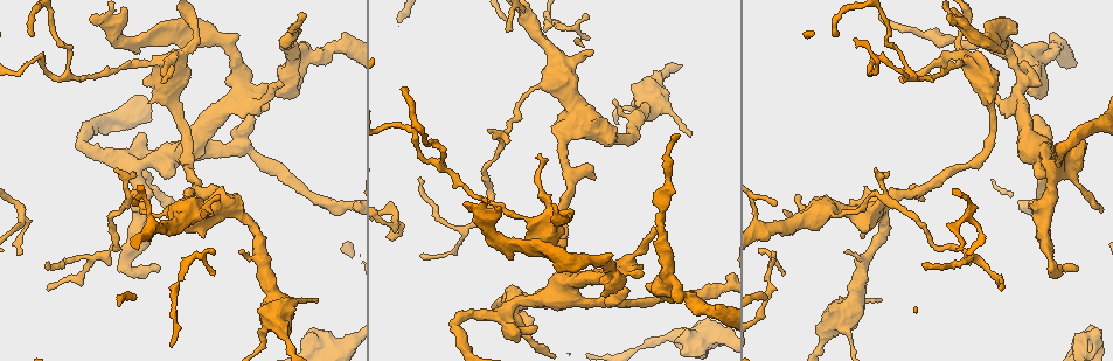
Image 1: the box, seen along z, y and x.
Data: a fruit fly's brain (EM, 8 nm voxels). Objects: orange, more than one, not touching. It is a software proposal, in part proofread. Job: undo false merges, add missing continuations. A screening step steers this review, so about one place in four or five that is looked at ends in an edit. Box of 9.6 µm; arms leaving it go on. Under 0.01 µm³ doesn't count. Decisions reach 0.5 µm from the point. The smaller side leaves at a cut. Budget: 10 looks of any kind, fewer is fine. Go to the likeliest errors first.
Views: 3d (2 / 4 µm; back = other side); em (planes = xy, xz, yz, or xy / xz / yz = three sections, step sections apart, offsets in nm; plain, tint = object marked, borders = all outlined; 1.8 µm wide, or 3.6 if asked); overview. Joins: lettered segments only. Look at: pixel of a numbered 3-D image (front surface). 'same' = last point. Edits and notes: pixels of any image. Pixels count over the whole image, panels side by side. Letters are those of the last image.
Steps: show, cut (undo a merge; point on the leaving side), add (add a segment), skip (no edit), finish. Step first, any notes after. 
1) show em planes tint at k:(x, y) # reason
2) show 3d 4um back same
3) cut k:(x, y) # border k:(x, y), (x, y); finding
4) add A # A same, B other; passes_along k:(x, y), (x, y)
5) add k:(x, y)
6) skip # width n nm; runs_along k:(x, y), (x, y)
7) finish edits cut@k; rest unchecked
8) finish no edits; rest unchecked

show em planes borders at 1:(653, 228) # free end

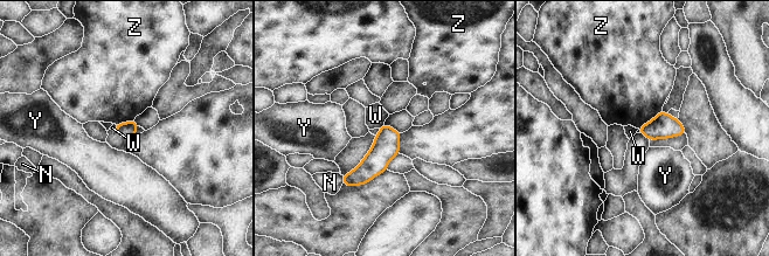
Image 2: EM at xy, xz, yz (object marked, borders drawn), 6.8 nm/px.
skip # N other, W other, Y other, Z other; runs_along 2:(397, 135), (355, 178), (346, 181); none of them fits

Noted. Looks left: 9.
show em yz step 8 tint at 1:(157, 271) # long arm stops here

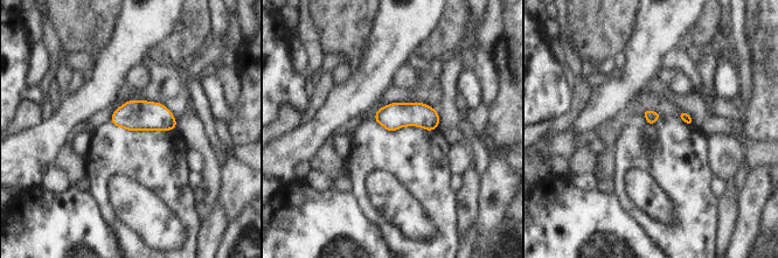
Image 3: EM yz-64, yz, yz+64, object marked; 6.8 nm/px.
show em planes borders same

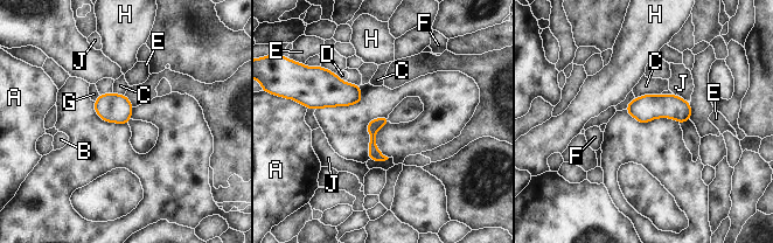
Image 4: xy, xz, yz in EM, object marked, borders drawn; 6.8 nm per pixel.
skip # A other, B other, C other, D other, E other, F other, G other, H other, J other; no lettered segment goes on from it

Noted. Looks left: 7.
show em 3.6um planes borders at 1:(115, 168) # thin end

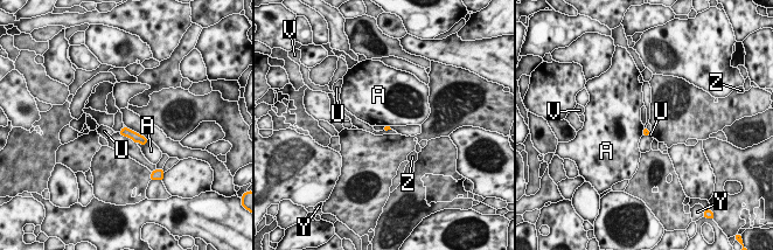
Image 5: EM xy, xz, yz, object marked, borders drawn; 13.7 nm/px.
skip # A other, U other, V other, Y other, Z other; border 5:(148, 140), (144, 144), (137, 141); none of them fits

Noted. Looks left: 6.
show em 3.6um planes borders at 1:(420, 177) # free end

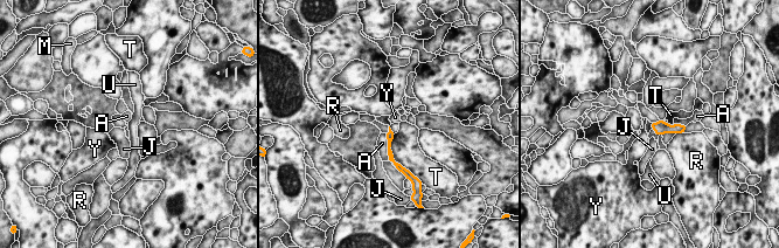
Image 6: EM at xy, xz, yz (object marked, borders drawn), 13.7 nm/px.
add M # A other, J other, M same, R other, T other, U other, Y other; passes_along 6:(390, 136), (389, 130), (384, 129); the neuron continues

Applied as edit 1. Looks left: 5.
finish edits add@6; rest unchecked

